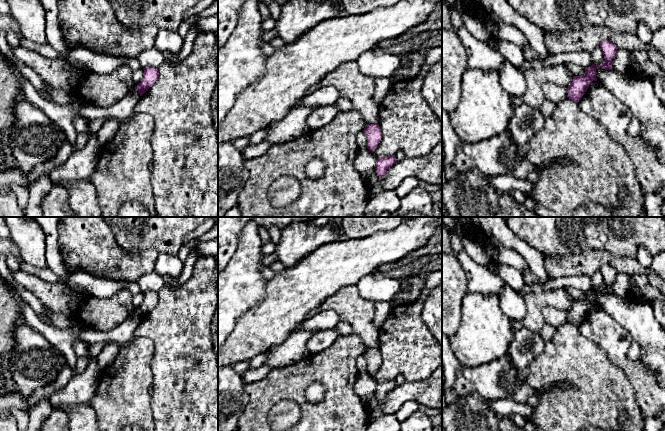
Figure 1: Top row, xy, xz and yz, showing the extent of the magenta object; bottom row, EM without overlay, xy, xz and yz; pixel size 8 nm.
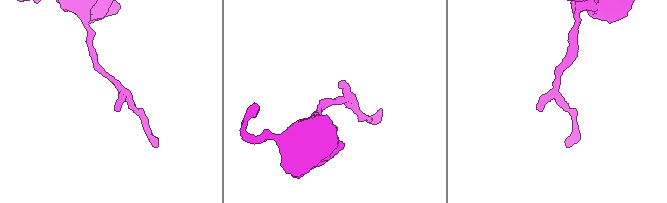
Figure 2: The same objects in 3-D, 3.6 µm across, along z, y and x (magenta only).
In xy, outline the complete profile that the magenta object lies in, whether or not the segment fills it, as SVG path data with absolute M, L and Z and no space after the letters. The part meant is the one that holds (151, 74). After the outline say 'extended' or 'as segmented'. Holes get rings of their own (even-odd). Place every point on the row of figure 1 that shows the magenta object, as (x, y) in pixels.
M146 67L144 68L144 74L141 82L135 87L142 96L158 79L159 71L156 67Z; as segmented

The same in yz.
M605 40L600 44L602 53L604 55L604 62L600 65L594 65L585 68L585 74L574 76L572 83L568 86L567 98L578 103L585 92L587 91L592 81L597 81L596 70L598 68L605 70L613 70L612 60L616 55L617 48L610 40Z; as segmented

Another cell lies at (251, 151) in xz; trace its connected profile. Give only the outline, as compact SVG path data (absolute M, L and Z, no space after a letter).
M264 140L256 145L248 145L240 151L242 152L243 158L252 159L256 157L262 156L273 144L269 143L268 141Z

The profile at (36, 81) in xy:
M20 65L20 72L38 91L44 91L46 89L47 86L46 82L30 67L26 65Z

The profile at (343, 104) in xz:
M340 97L335 104L339 108L340 112L349 111L353 108L353 104L345 97Z

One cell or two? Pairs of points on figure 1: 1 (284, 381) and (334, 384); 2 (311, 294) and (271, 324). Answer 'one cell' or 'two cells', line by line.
1: one cell
2: one cell

